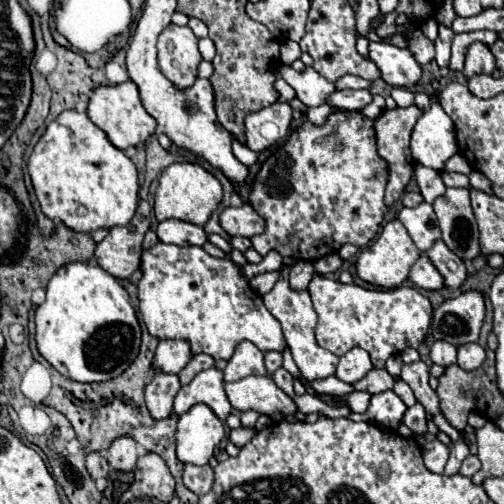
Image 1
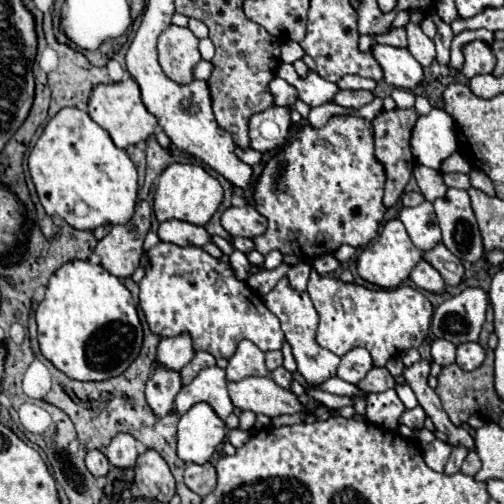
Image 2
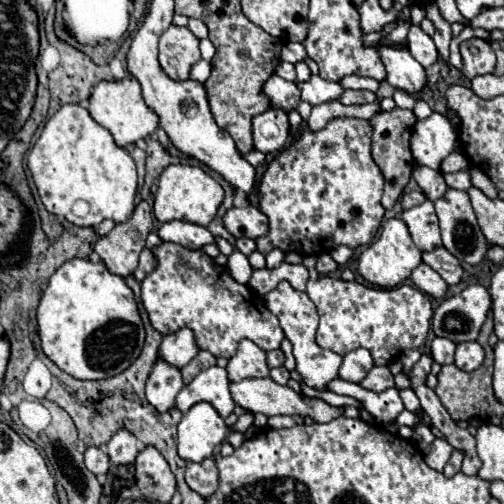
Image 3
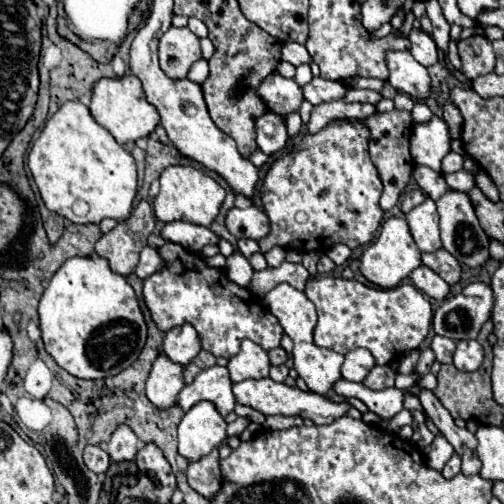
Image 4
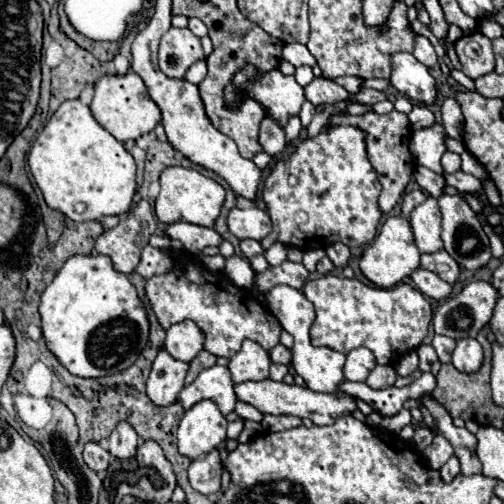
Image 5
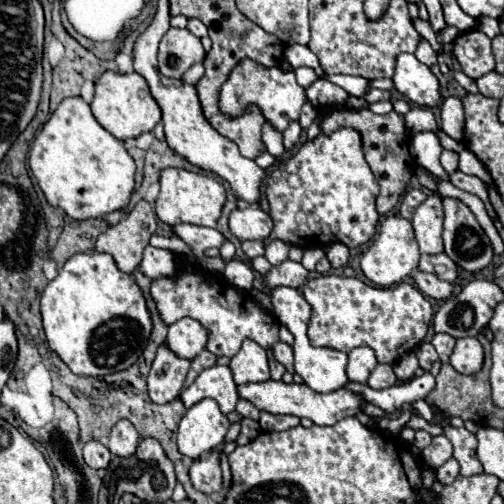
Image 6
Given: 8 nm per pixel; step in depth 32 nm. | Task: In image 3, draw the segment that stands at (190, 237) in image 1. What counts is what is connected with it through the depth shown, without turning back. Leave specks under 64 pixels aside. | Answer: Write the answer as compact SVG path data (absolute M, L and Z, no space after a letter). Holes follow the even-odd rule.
M172 220L162 224L162 228L158 230L158 236L164 242L174 242L190 250L200 250L202 246L216 242L214 234L208 228L192 222L182 222L182 220Z

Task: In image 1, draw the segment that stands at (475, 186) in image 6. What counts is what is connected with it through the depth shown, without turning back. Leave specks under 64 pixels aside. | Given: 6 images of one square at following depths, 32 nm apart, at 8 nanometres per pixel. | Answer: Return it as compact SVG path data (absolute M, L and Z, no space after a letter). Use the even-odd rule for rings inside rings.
M442 172L442 180L446 186L454 186L454 188L470 188L468 176L464 174L450 174L450 172Z

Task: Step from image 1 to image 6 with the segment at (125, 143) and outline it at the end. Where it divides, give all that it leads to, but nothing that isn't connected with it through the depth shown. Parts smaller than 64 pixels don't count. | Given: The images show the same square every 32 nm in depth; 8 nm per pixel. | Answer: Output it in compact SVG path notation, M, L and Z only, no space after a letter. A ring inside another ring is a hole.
M112 70L104 72L104 76L100 76L100 80L96 82L96 94L90 106L100 126L120 140L128 140L144 132L152 132L154 126L160 122L160 106L150 94L148 82L138 72L130 72L130 74L120 74Z

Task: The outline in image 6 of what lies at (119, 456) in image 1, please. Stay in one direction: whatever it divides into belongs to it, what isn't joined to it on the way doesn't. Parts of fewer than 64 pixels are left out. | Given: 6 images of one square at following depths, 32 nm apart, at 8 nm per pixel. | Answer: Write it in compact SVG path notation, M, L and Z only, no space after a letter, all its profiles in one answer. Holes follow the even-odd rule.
M120 420L112 428L112 432L106 440L106 446L116 456L132 456L136 452L138 442L140 442L140 434L132 426L132 422L130 420Z

